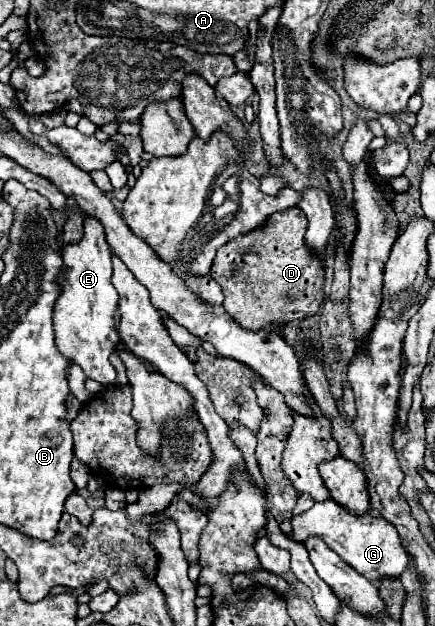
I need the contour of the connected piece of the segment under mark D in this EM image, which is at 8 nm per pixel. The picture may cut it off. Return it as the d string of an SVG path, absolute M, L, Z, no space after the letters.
M299 206L275 212L265 226L227 242L215 256L211 276L223 288L225 310L247 330L285 326L313 316L323 302L325 266L305 244L307 218Z

